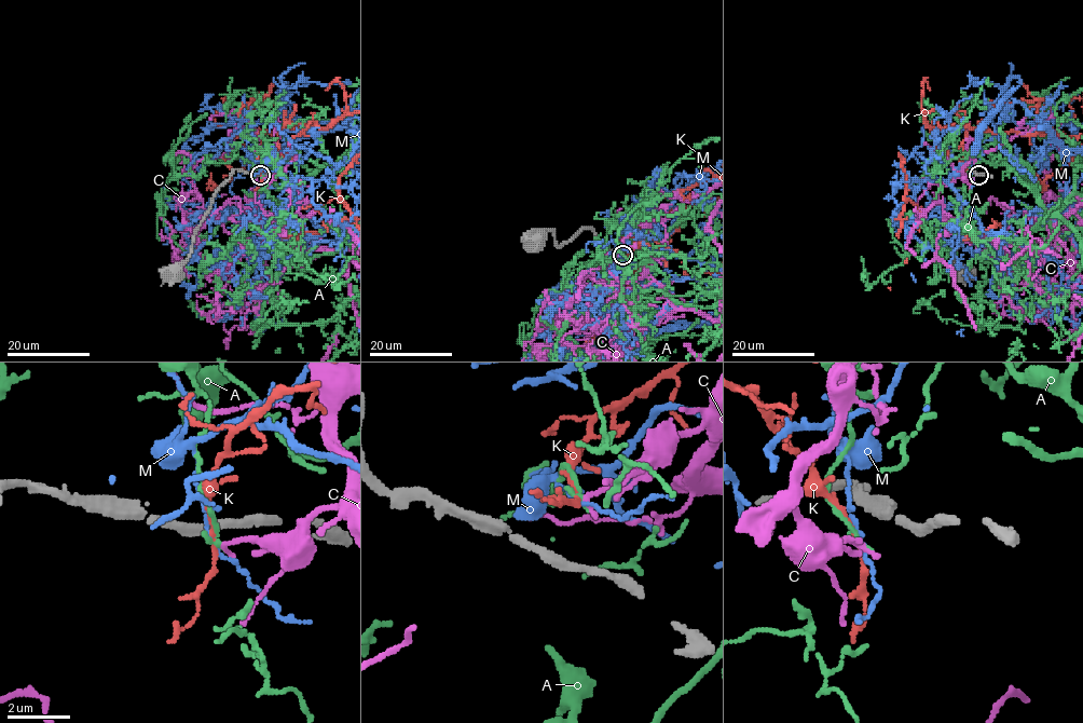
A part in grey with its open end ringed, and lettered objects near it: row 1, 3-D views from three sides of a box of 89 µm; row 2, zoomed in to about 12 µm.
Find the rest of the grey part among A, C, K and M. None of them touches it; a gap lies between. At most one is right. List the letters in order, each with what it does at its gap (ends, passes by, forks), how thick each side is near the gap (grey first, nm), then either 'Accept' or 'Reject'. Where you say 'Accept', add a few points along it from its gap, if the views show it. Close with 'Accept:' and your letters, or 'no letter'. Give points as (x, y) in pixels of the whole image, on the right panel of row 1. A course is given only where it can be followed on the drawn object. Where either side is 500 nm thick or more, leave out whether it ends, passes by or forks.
A: It ends there. Thickness 300 nm (grey) against 150 nm. Reject
C: It ends there. Thickness 300 nm (grey) against 150 nm. Reject
K: It passes by. Thickness 300 nm (grey) against 120 nm. Reject
M: It forks there. Thickness 300 nm (grey) against 80 nm. Reject
Accept: no letter

